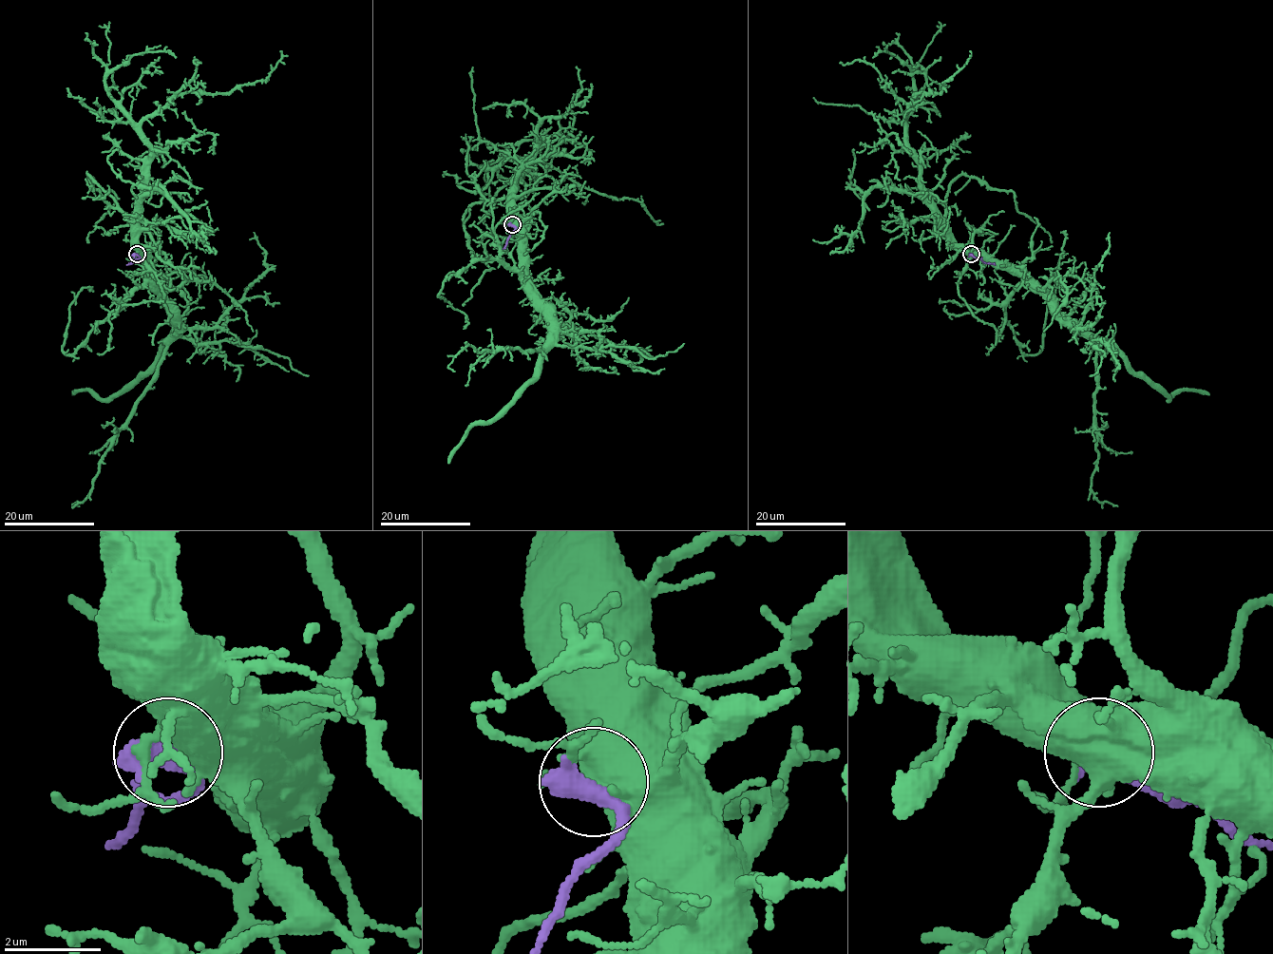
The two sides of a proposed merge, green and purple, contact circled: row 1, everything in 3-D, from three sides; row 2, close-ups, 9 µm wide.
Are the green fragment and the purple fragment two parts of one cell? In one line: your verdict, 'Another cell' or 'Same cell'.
Another cell

